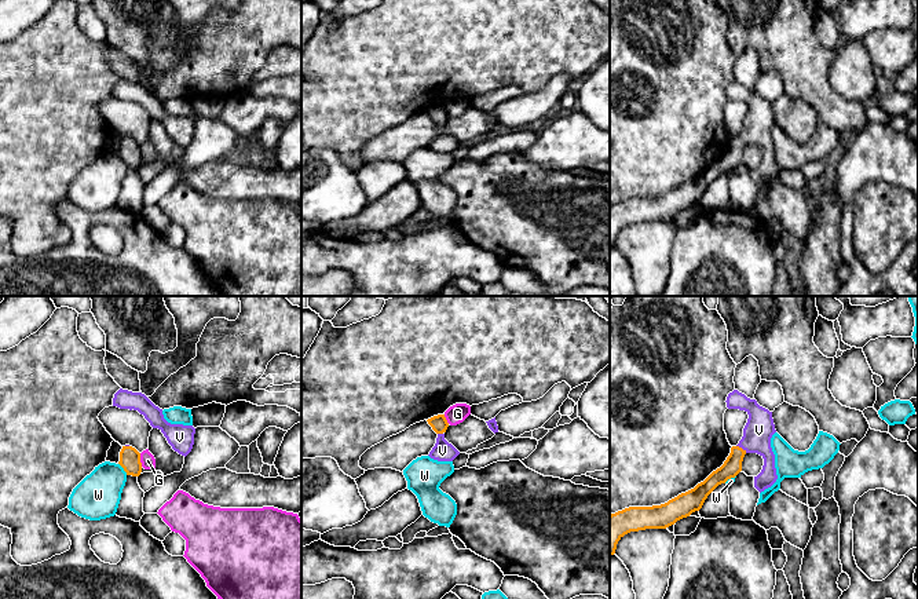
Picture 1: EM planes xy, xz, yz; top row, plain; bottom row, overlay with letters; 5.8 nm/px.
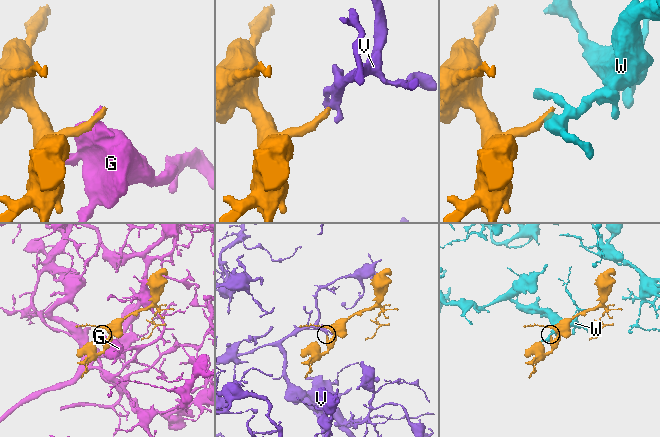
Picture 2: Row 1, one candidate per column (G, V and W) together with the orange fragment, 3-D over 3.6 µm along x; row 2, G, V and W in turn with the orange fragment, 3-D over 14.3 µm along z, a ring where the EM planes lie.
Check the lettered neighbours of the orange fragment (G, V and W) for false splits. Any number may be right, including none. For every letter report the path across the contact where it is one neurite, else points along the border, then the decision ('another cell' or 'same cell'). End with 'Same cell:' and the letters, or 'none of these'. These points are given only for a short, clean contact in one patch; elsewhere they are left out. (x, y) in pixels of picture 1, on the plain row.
G: border xy (139, 145), (142, 157); another cell
V: way yz (732, 157), (741, 139), (759, 121); same cell
W: border xy (119, 154), (127, 165); another cell
Same cell: V

